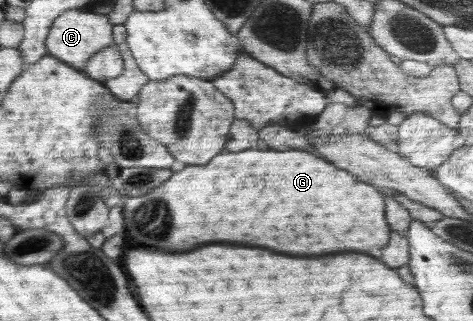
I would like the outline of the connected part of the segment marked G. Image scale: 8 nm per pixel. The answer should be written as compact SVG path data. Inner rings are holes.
M244 149L240 152L219 152L211 161L205 165L185 166L181 171L172 172L171 177L164 181L157 188L149 193L139 197L127 196L124 202L123 217L124 231L127 237L131 237L137 245L141 247L155 247L155 249L163 249L163 251L189 251L195 249L203 243L245 243L245 245L253 245L253 247L275 247L279 249L279 253L297 253L297 255L323 255L323 253L341 253L341 251L371 251L373 247L385 247L389 241L389 225L385 221L385 203L381 193L373 187L367 185L363 181L355 181L353 173L347 173L343 169L337 169L330 161L317 156L315 153L309 153L305 150L290 149L277 151L272 149ZM261 219L267 219L267 227L261 225Z

